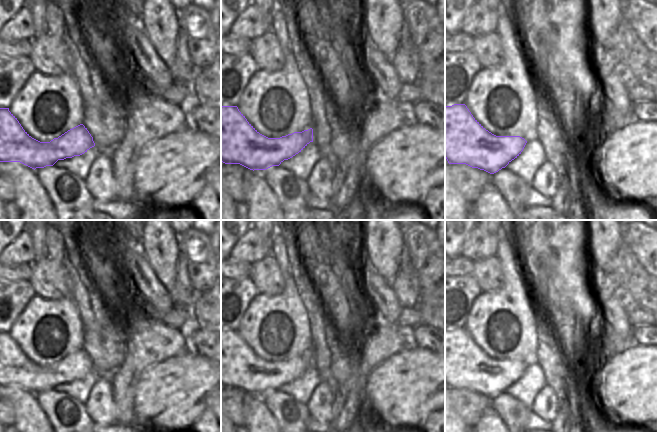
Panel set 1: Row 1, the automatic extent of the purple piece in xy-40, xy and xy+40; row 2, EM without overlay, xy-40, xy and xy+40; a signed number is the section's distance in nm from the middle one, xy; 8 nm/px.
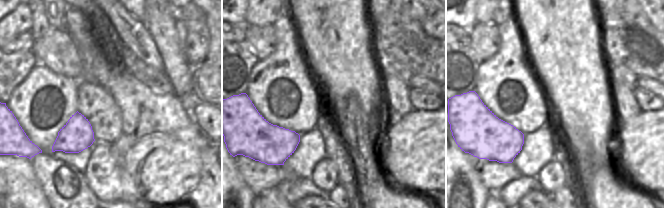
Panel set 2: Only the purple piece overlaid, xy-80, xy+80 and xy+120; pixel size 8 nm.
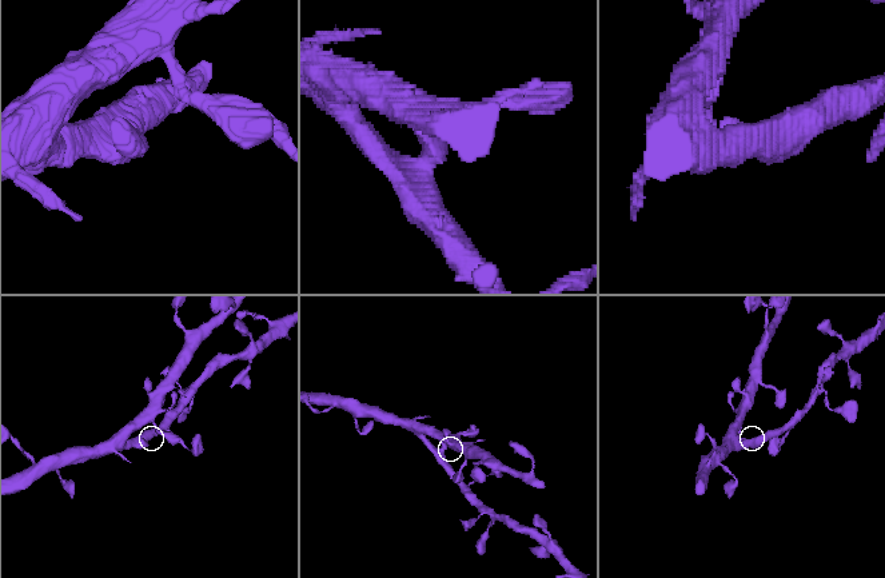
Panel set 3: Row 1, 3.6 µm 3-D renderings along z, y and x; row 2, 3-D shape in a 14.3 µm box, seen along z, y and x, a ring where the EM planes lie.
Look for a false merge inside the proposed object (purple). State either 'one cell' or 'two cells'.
one cell

